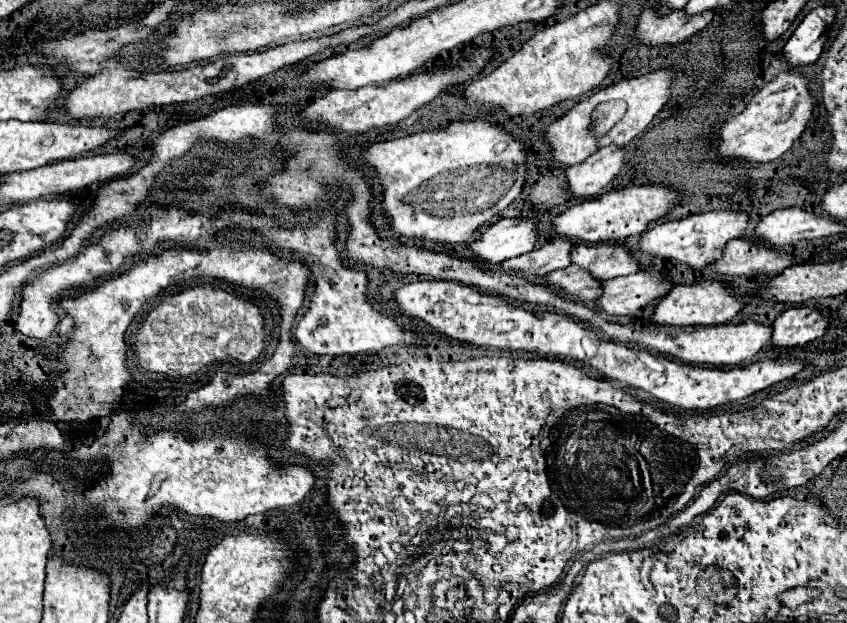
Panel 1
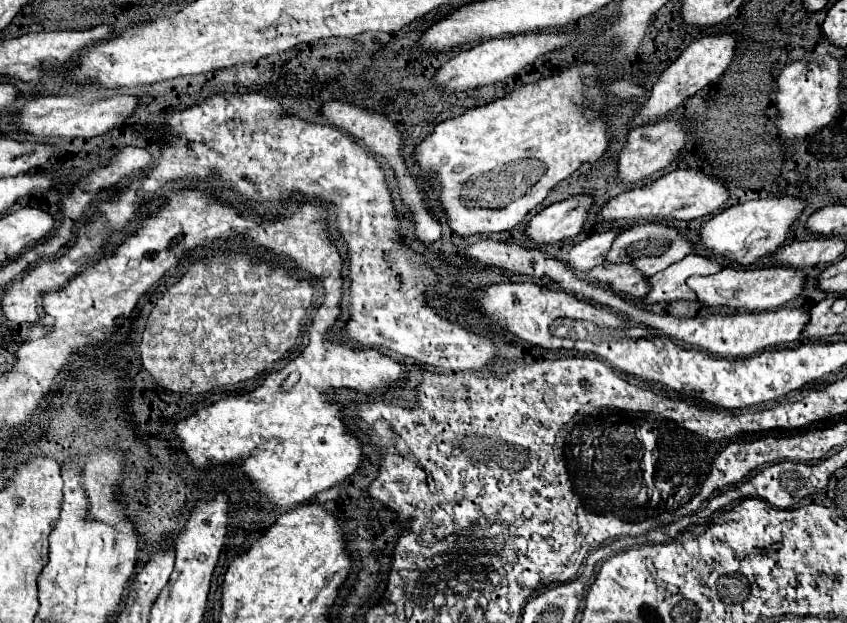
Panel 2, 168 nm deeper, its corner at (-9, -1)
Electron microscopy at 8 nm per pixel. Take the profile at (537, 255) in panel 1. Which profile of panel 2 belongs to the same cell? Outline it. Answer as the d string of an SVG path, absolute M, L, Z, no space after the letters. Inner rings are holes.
M613 227L605 233L593 233L579 245L569 249L567 263L577 271L589 271L601 263L605 263L605 255L609 253L609 247L613 245L613 239L621 233L621 227Z

